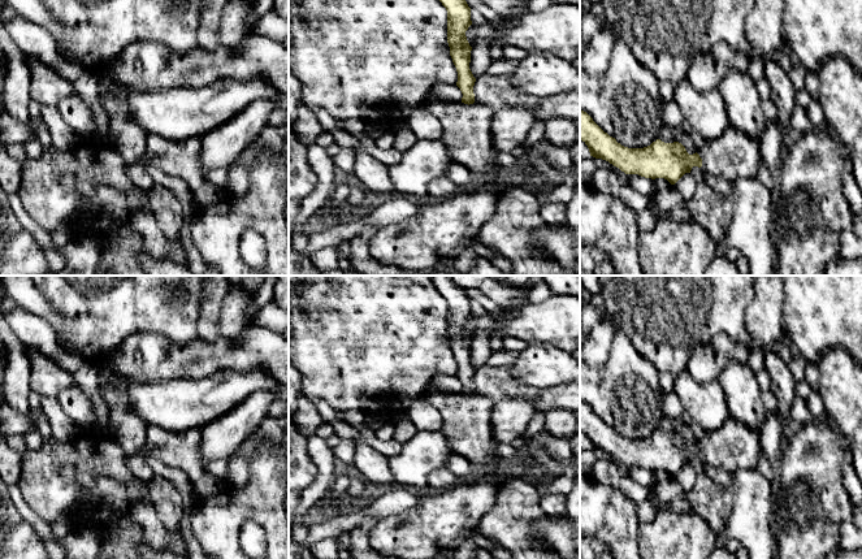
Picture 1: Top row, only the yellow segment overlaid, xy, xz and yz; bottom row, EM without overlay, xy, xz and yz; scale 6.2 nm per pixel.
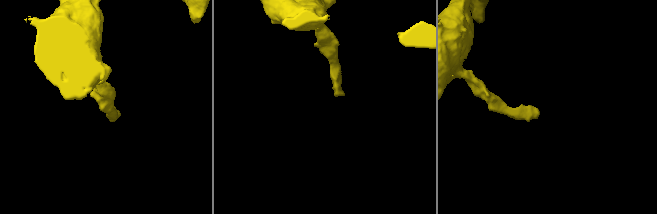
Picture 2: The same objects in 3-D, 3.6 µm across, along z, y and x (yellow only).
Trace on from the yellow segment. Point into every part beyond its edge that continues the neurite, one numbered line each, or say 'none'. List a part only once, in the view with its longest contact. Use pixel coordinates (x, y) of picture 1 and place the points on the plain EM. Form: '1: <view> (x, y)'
1: yz (731, 447)

